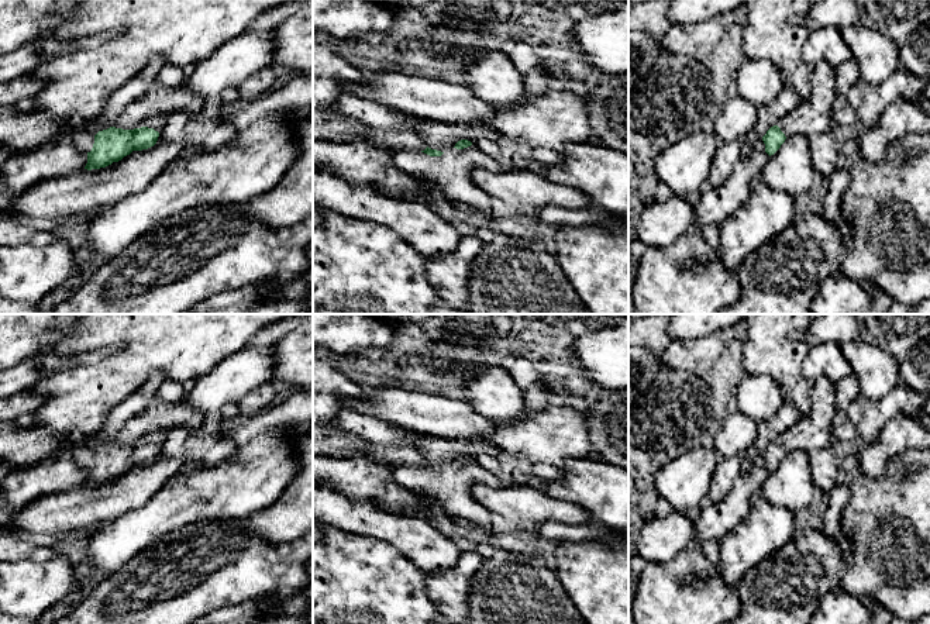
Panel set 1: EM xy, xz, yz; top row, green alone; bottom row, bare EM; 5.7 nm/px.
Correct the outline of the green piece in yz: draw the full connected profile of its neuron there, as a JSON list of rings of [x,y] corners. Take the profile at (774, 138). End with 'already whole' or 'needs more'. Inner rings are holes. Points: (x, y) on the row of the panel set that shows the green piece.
[[[819,62],[812,72],[812,96],[800,101],[762,137],[765,152],[774,155],[788,137],[813,135],[833,130],[831,107],[836,97],[836,69]]]; needs more

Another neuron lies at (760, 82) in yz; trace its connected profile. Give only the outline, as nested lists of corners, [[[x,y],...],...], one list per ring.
[[[747,58],[740,65],[734,83],[737,94],[757,107],[771,104],[785,86],[779,69],[772,62]]]

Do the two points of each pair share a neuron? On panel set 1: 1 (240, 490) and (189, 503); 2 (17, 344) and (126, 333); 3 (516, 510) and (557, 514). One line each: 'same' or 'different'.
1: same
2: different
3: same

